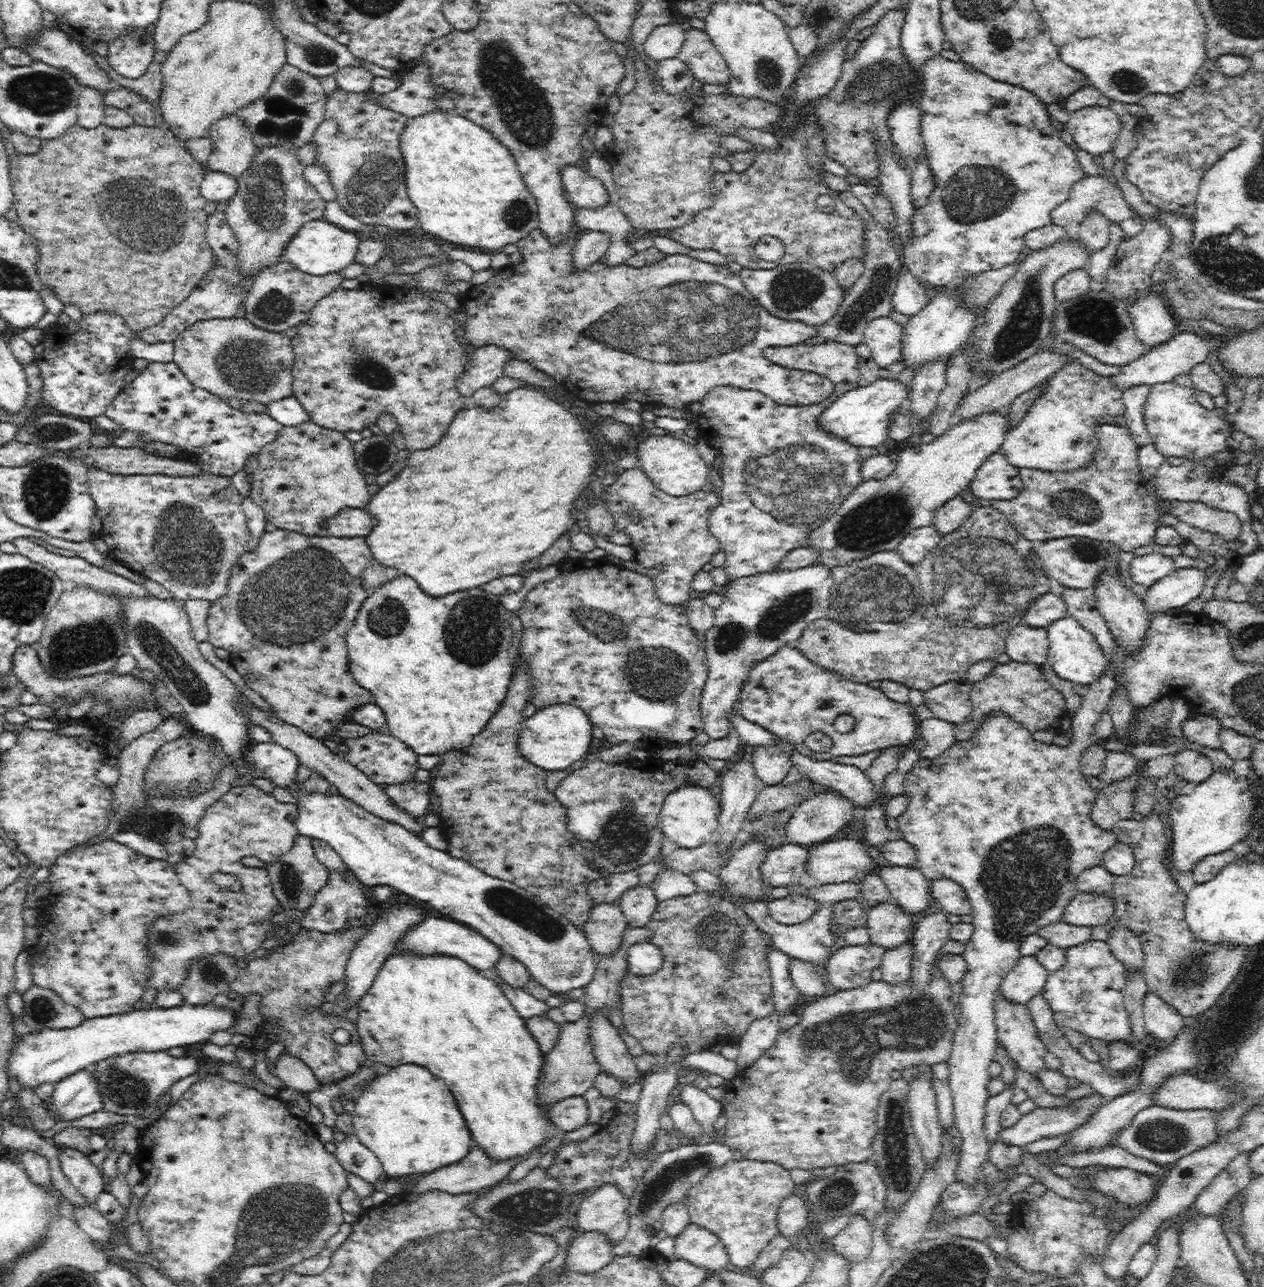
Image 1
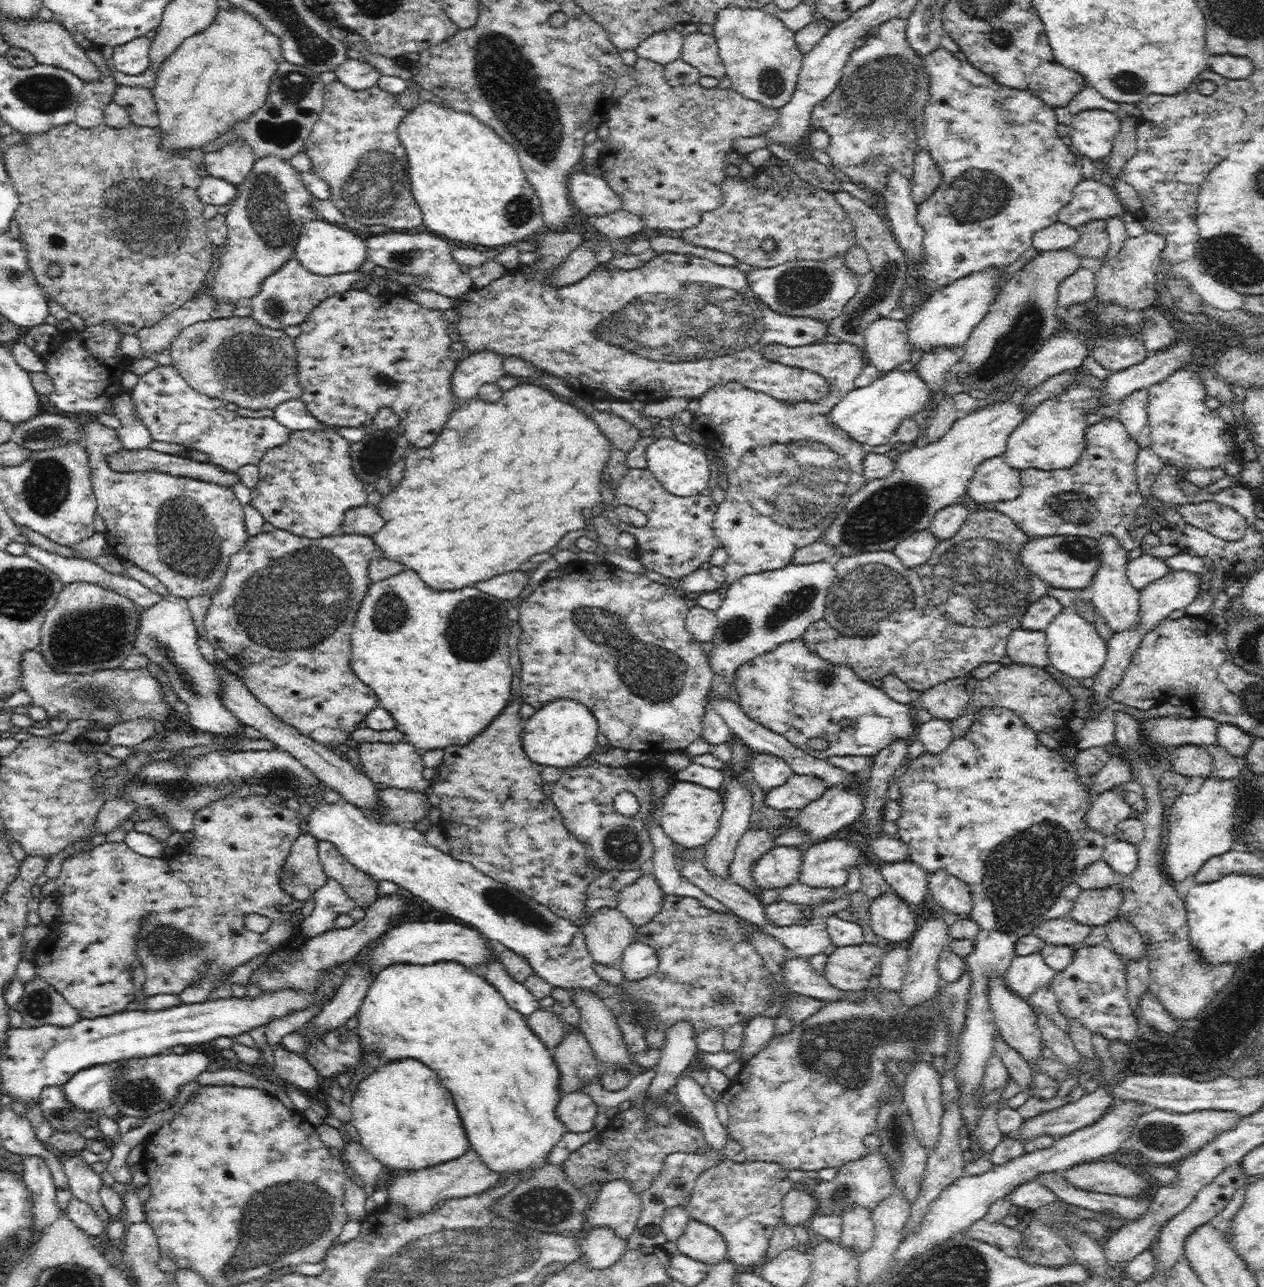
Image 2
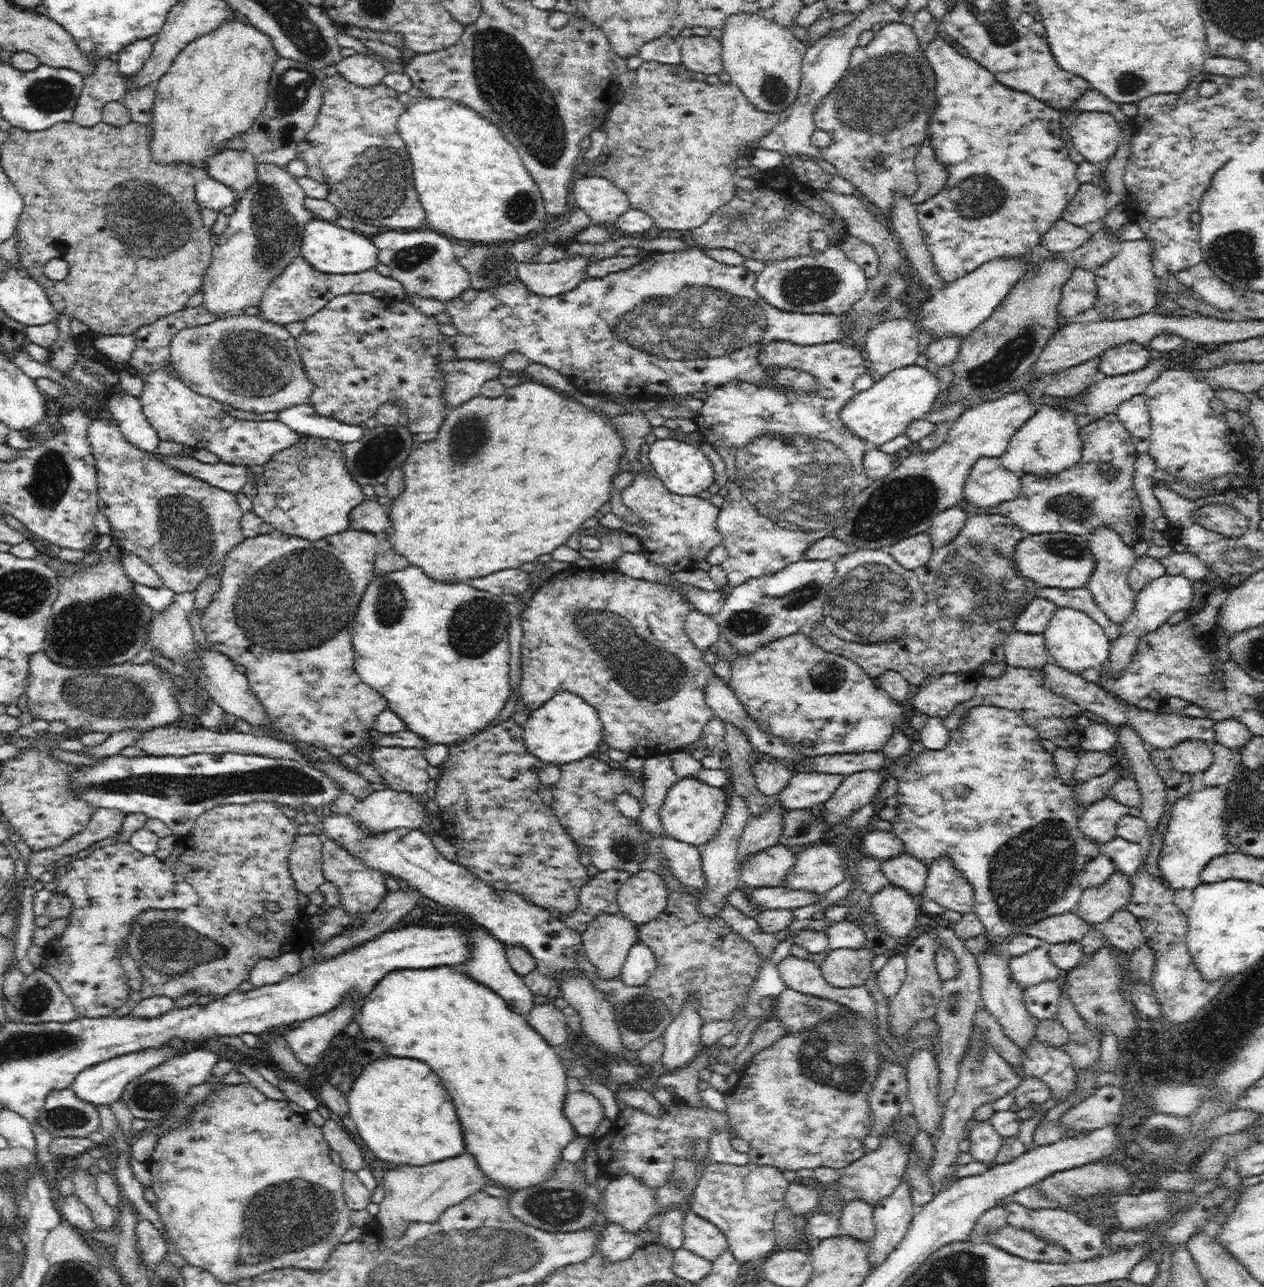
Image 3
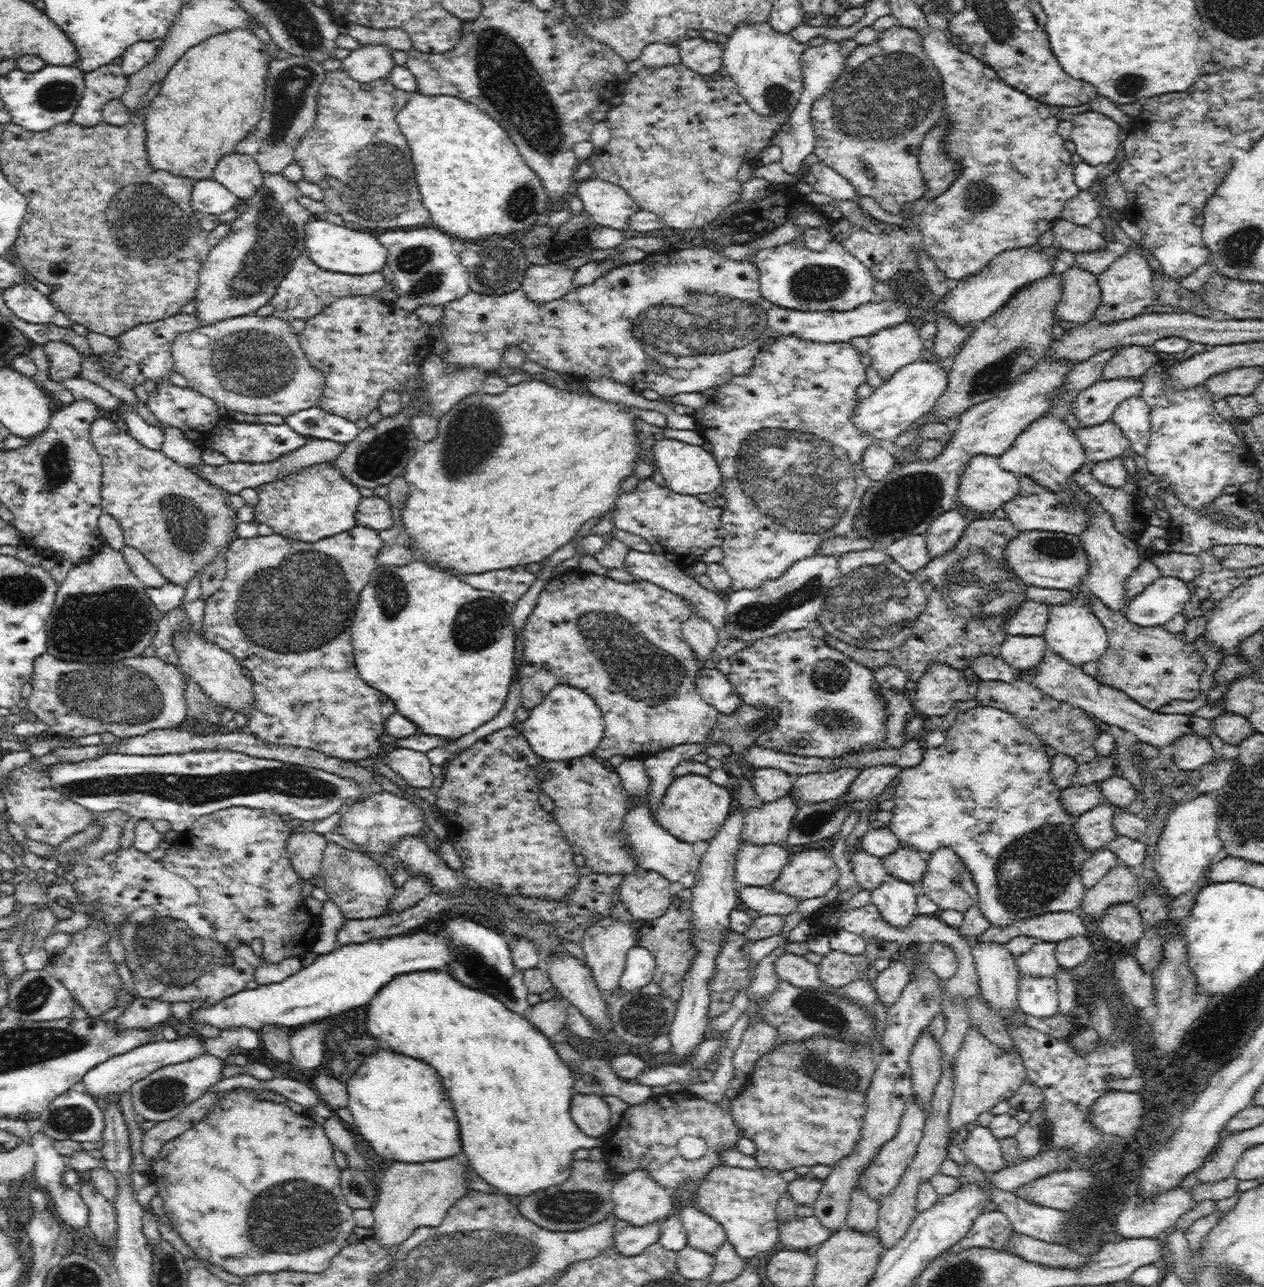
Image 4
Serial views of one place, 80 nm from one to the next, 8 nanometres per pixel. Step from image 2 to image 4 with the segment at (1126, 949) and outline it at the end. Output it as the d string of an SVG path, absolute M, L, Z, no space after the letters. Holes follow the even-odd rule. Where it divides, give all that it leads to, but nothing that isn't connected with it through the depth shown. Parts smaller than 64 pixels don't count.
M1136 904L1110 906L1106 914L1100 916L1097 921L1101 938L1106 944L1132 947L1144 932Z

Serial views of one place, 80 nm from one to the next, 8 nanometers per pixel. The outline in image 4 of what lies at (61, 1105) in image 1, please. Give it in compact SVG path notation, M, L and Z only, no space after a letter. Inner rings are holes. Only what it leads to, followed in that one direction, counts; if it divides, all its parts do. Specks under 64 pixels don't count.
M186 1035L175 1040L161 1038L142 1046L137 1046L124 1054L113 1056L97 1064L86 1072L78 1088L86 1091L88 1095L92 1095L94 1098L108 1097L111 1100L117 1099L124 1091L129 1091L134 1083L142 1080L142 1078L146 1078L146 1076L158 1070L158 1068L168 1066L169 1064L178 1064L178 1062L184 1060L194 1060L196 1056L204 1054L204 1052L206 1052L204 1041L199 1040L195 1035Z

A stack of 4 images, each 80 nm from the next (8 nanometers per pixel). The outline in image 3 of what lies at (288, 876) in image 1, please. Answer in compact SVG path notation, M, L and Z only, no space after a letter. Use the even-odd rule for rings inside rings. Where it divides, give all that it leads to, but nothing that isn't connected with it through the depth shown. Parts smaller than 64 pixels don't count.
M298 835L294 840L288 864L291 878L300 895L309 895L326 882L323 874L322 848L318 835Z

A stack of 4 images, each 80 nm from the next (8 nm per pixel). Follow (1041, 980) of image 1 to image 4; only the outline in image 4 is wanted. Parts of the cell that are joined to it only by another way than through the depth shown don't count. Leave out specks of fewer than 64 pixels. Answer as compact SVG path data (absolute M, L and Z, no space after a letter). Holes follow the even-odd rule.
M1040 941L1034 943L1032 948L1016 958L1016 968L1020 976L1028 975L1033 978L1055 976L1061 967L1054 955L1055 942Z

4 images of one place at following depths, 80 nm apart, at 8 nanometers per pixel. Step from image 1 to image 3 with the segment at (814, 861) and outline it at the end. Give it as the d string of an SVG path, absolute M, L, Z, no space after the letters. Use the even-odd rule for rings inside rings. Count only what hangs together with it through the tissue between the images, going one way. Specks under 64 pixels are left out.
M821 842L809 845L796 856L796 866L786 876L784 886L790 890L808 891L825 896L846 878L846 854L837 844Z

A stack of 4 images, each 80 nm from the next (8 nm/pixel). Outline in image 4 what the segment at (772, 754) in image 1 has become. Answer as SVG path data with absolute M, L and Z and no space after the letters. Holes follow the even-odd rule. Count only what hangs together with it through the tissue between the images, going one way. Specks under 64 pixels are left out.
M757 768L752 781L756 794L764 803L772 802L790 793L793 776L779 768Z

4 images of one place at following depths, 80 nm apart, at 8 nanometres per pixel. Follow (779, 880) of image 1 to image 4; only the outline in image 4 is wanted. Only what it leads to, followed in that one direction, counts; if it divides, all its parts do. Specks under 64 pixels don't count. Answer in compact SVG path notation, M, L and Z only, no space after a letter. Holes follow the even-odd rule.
M741 842L734 868L738 889L772 886L778 880L782 868L790 863L791 856L784 844L756 845Z

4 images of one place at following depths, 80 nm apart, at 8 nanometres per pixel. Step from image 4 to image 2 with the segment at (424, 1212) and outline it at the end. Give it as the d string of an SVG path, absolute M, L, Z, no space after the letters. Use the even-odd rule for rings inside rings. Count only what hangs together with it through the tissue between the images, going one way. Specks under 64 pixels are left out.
M468 1150L458 1160L450 1160L446 1164L437 1164L434 1168L423 1168L417 1171L407 1171L407 1174L396 1174L387 1189L386 1204L401 1204L405 1210L414 1214L430 1212L440 1200L460 1198L480 1194L502 1182L504 1174L490 1170L474 1150Z

